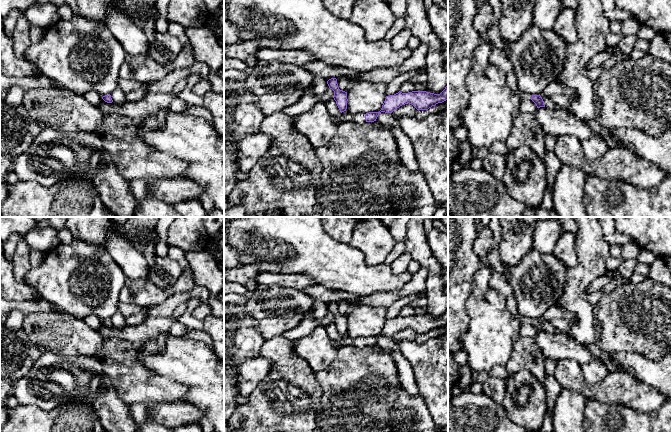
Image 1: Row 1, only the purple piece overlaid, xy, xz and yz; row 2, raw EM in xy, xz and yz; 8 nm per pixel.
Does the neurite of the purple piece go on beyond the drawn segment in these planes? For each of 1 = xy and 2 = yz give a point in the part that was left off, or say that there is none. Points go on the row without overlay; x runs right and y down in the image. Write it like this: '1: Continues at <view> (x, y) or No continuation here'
1: No continuation here
2: No continuation here

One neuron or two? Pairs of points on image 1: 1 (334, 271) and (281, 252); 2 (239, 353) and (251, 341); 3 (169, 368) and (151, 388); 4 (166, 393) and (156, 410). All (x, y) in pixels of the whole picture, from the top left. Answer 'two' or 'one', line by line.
1: one
2: one
3: two
4: two

